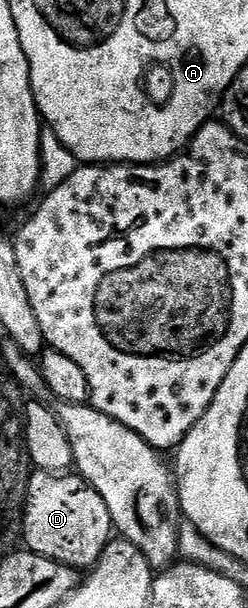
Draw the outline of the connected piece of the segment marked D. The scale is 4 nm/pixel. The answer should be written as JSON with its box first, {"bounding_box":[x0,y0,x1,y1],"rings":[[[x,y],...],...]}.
{"bounding_box":[23,471,114,571],"rings":[[[37,471],[30,476],[23,526],[23,541],[29,544],[26,545],[28,552],[78,571],[89,571],[114,537],[111,511],[107,511],[103,495],[99,495],[99,491],[95,491],[95,487],[91,487],[80,475]]]}

